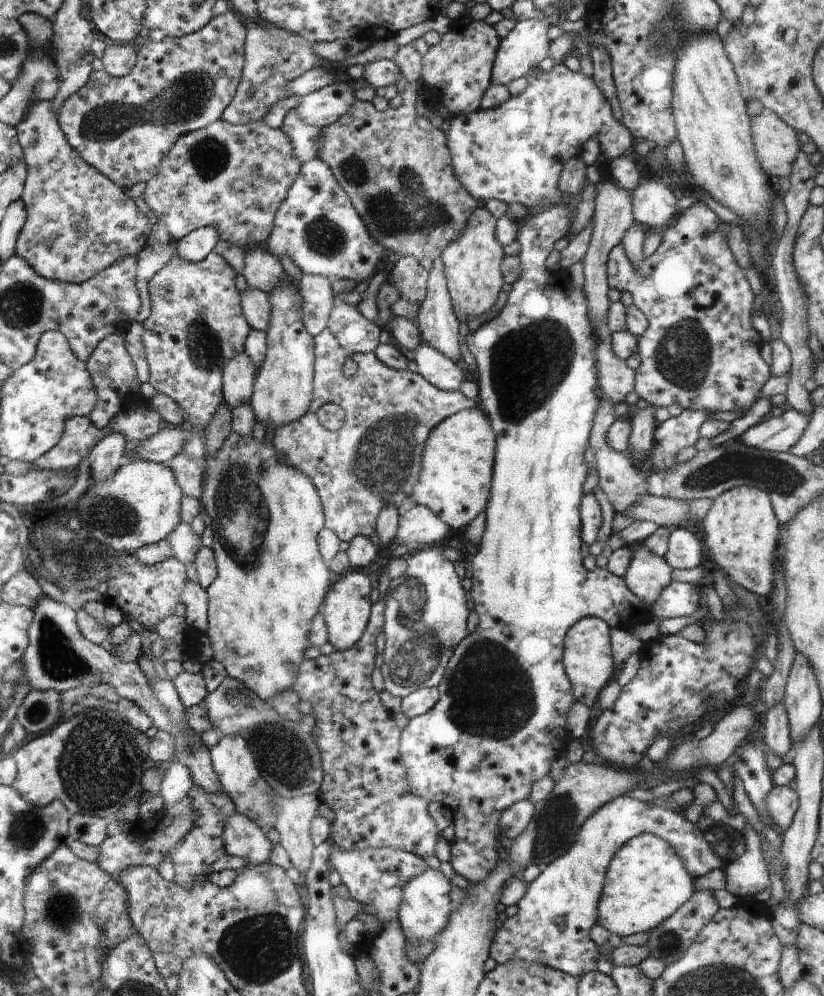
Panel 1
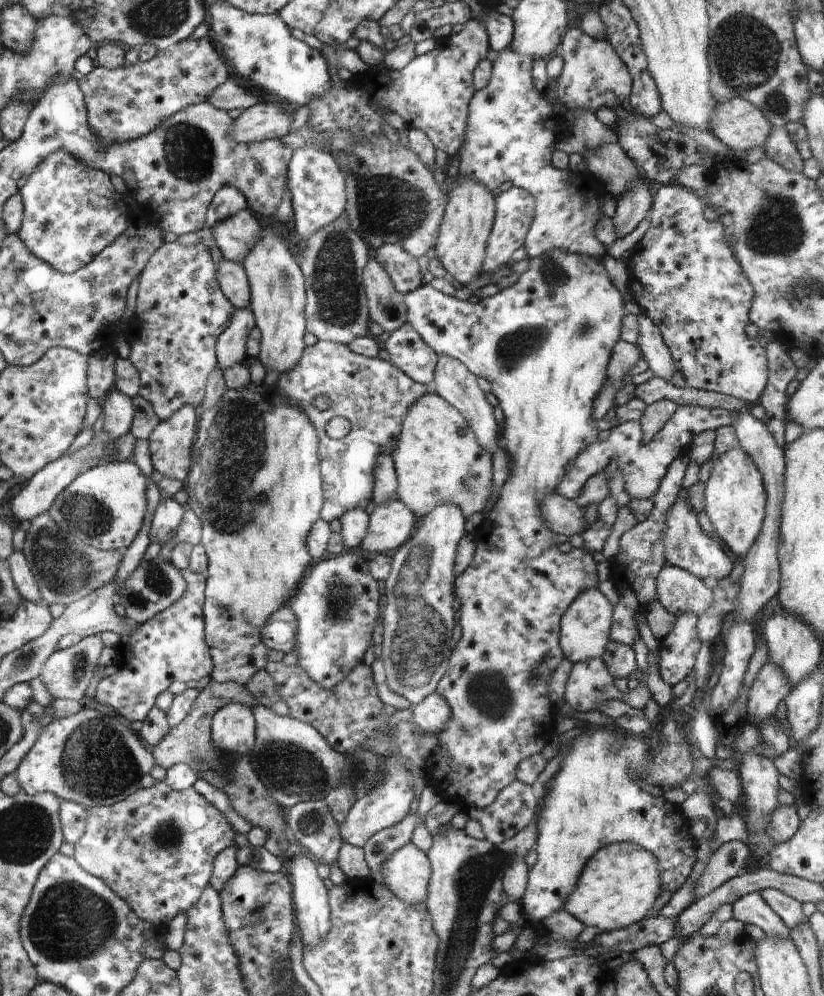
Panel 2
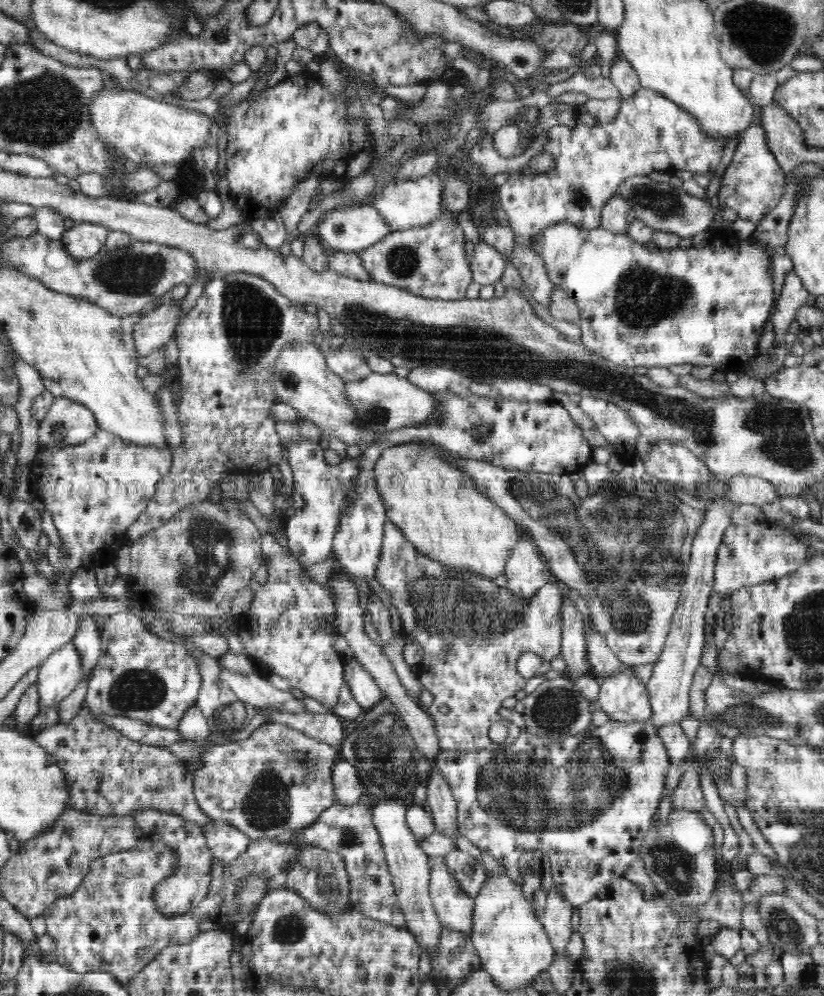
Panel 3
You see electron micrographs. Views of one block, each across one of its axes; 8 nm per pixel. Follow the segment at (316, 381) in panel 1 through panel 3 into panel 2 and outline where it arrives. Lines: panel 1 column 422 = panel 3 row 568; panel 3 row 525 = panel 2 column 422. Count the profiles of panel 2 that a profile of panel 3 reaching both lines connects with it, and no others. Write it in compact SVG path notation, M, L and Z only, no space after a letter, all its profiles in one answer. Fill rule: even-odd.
M318 341L305 347L298 364L279 374L275 385L286 402L308 415L317 432L324 499L319 518L328 524L340 520L348 510L365 510L373 500L378 455L392 456L410 406L431 389L414 382L389 361L356 354L347 345L330 341ZM320 394L331 398L332 407L324 411L316 409L312 402ZM334 416L344 416L351 422L351 430L344 438L332 439L326 433L326 424Z

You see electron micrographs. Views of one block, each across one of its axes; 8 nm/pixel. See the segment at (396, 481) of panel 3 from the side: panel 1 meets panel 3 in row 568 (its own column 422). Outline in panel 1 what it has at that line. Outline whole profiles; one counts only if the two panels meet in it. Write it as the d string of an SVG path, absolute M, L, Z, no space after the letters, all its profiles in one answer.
M478 406L445 418L425 440L422 470L411 494L418 505L427 506L452 530L464 530L487 509L496 454L495 434L489 418Z

